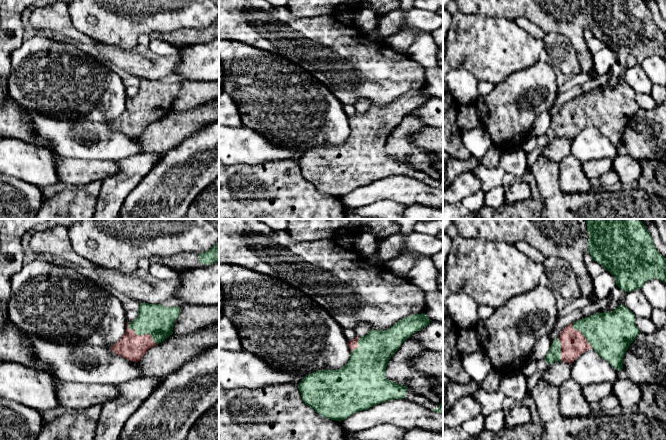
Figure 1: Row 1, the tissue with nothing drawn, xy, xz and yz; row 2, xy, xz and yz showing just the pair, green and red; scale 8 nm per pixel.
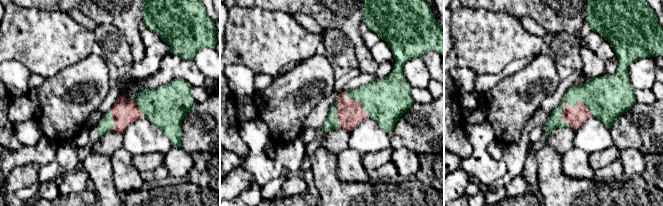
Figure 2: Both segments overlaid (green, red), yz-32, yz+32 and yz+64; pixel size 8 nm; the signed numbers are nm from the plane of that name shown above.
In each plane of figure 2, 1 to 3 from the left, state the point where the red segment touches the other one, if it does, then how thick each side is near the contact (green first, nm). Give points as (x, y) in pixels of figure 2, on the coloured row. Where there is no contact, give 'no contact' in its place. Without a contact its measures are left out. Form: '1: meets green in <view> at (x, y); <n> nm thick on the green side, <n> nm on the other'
1: meets green in yz-32 at (112, 121); 110 nm thick on the green side, 200 nm on the other
2: meets green in yz+32 at (357, 100); 360 nm thick on the green side, 200 nm on the other
3: meets green in yz+64 at (578, 100); 360 nm thick on the green side, 170 nm on the other

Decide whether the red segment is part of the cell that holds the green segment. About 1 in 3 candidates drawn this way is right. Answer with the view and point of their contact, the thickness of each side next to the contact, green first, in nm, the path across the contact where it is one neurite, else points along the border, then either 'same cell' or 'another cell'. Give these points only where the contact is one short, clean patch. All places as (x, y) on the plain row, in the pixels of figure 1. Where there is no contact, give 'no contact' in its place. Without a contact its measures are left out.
contact xy (142, 110); calibres 260 and 200 nm; same cell

